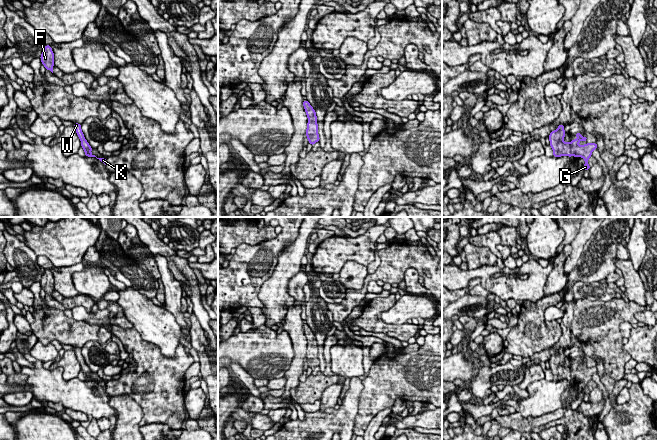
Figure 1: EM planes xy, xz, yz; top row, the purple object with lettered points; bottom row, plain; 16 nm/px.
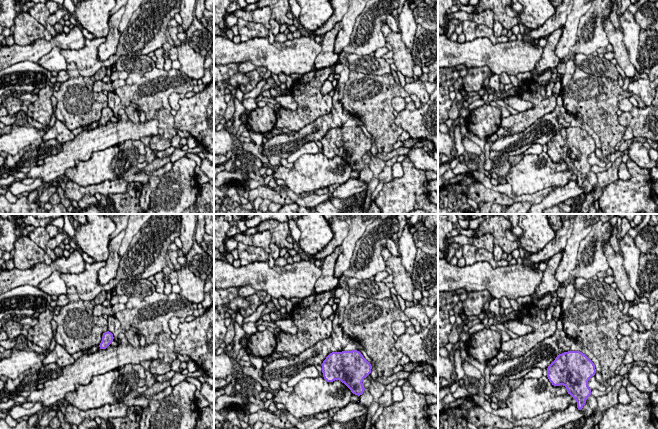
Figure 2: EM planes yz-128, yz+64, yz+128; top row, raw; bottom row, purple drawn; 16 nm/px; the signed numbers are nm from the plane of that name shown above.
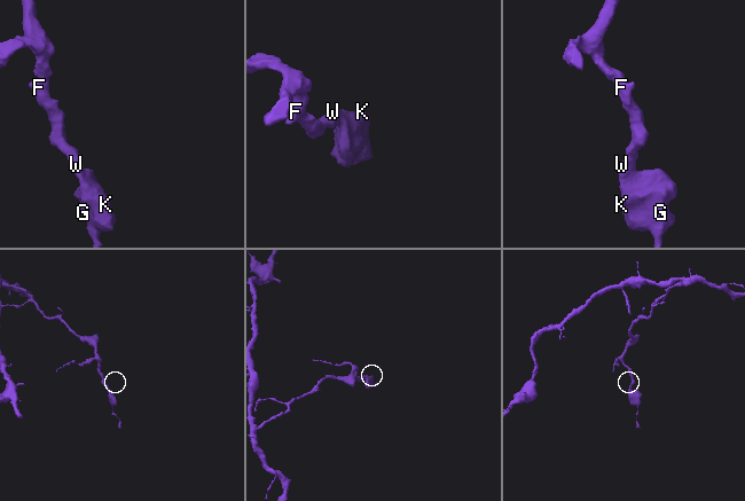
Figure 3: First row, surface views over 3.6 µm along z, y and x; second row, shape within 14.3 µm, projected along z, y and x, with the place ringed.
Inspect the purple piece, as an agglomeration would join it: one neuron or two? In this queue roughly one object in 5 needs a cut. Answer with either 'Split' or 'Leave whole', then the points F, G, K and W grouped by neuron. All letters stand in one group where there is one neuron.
Leave whole. Groups: F G K W

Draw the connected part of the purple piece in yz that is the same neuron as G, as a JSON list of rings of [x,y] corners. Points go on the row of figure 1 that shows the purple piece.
[[[560,124],[558,128],[552,131],[549,135],[550,146],[553,150],[553,157],[561,156],[574,156],[582,157],[585,161],[583,166],[584,170],[590,170],[588,164],[588,159],[592,156],[594,149],[598,148],[597,143],[587,143],[585,145],[579,146],[580,141],[586,141],[586,137],[583,137],[580,132],[575,133],[576,139],[571,142],[564,142],[563,138],[565,137],[566,132],[564,131],[564,125]]]

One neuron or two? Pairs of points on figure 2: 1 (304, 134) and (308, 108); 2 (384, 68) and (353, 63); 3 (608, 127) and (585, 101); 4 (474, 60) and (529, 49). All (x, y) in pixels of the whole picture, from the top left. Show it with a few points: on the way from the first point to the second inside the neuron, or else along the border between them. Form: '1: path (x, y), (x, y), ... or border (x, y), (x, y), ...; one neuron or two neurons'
1: border (326, 114), (306, 124), (297, 132); two neurons
2: path (376, 66), (361, 63); one neuron
3: path (603, 121), (591, 107); one neuron
4: path (488, 56), (515, 56); one neuron

